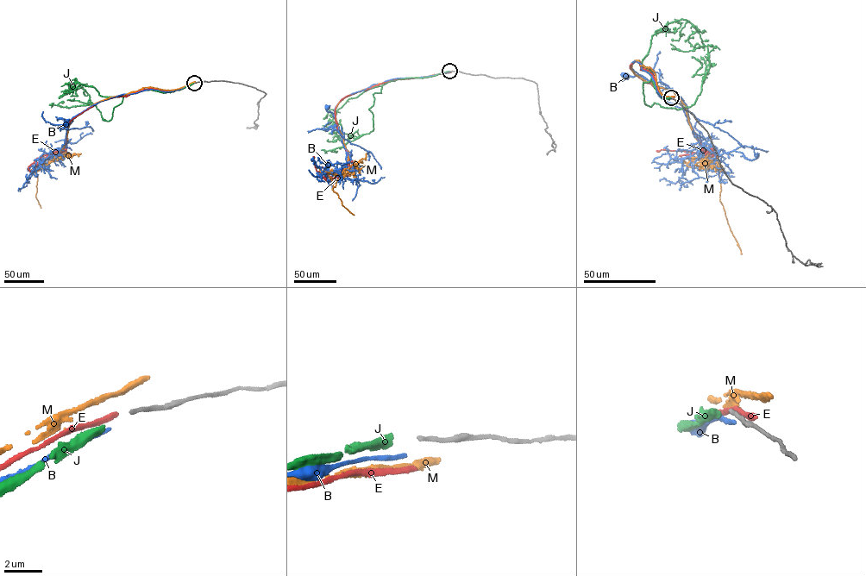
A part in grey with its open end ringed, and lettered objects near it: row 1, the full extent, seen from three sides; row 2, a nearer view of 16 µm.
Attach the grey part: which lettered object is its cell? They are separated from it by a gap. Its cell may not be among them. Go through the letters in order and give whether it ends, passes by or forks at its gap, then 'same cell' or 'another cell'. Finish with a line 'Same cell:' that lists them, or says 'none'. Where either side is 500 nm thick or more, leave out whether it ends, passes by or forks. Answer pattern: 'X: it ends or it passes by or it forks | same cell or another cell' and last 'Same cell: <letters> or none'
B: it ends | another cell
E: it ends | another cell
J: it ends | another cell
M: it passes by | another cell
Same cell: none

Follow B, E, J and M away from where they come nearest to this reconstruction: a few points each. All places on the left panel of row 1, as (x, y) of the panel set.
B: (193, 83), (170, 91), (151, 89), (109, 98), (92, 105), (65, 123)
E: (193, 83), (170, 91), (143, 90), (96, 103), (68, 122), (64, 147), (37, 159), (28, 166), (29, 171)
J: (193, 83), (173, 91), (126, 94), (108, 121), (82, 86), (77, 96), (70, 96)
M: (194, 82), (172, 90), (142, 88), (109, 97), (69, 122), (64, 147), (36, 169), (35, 196), (40, 208)

